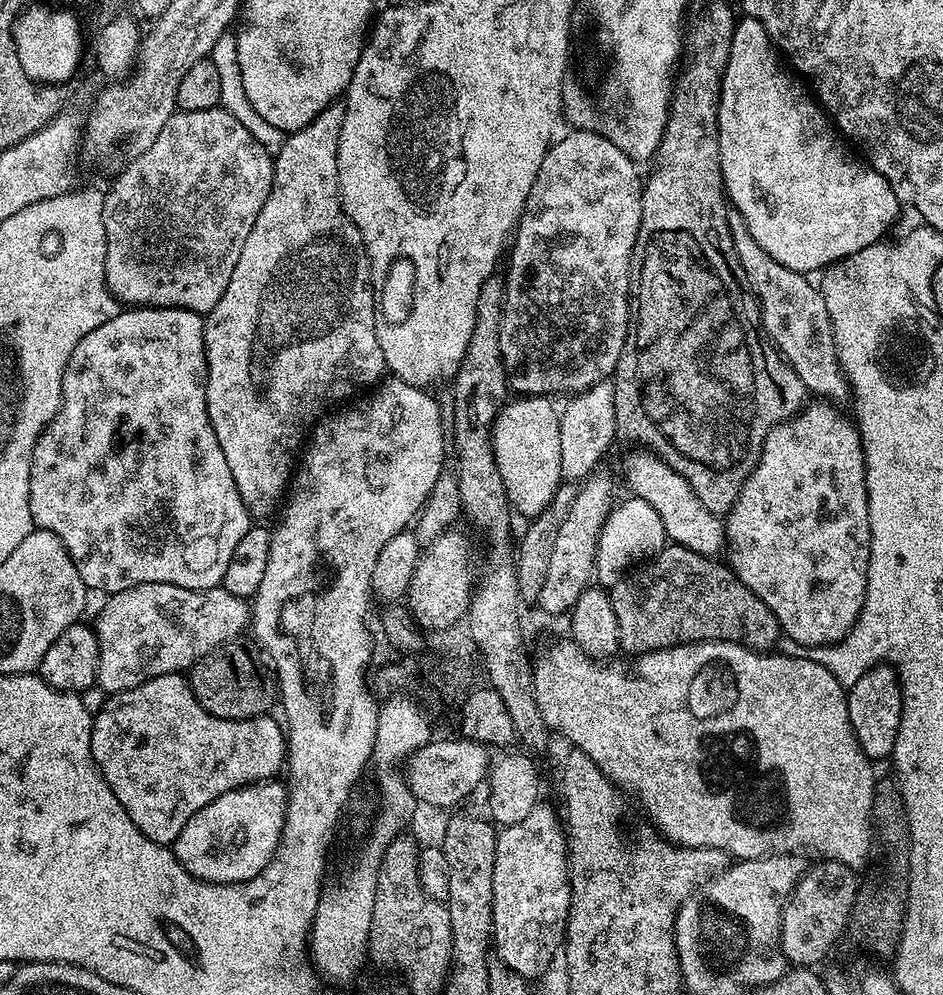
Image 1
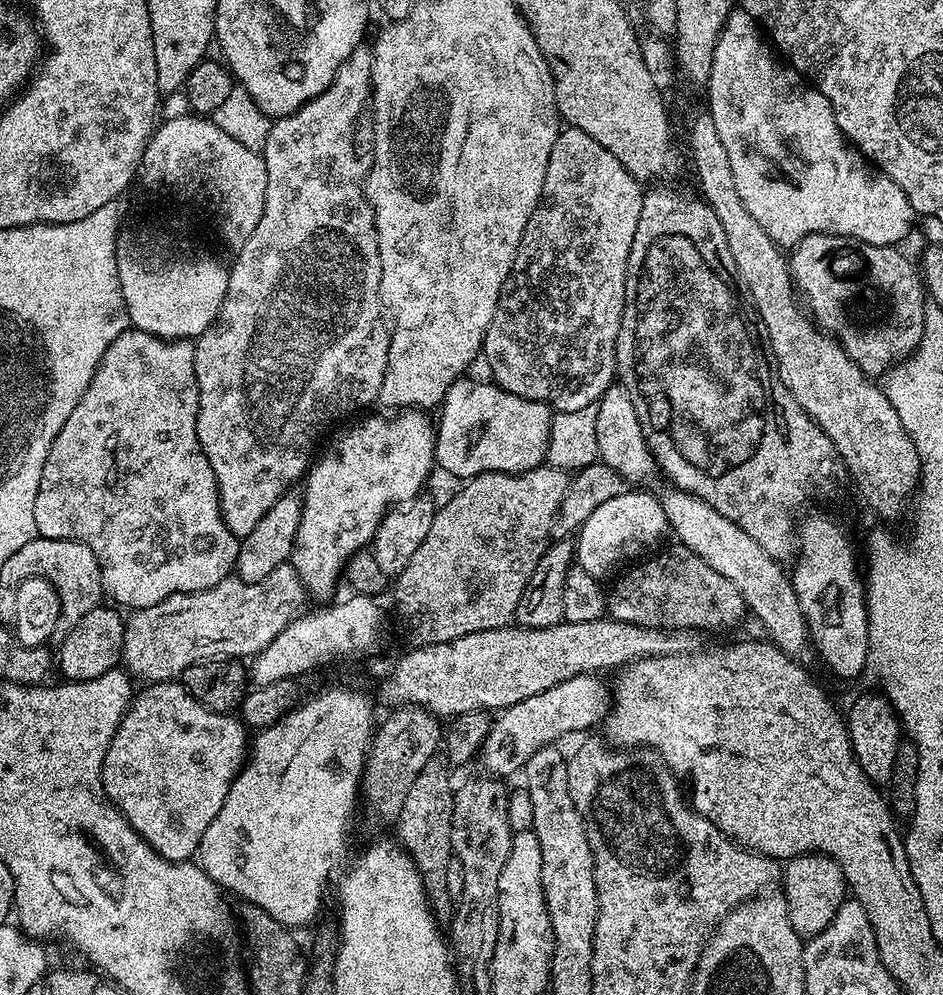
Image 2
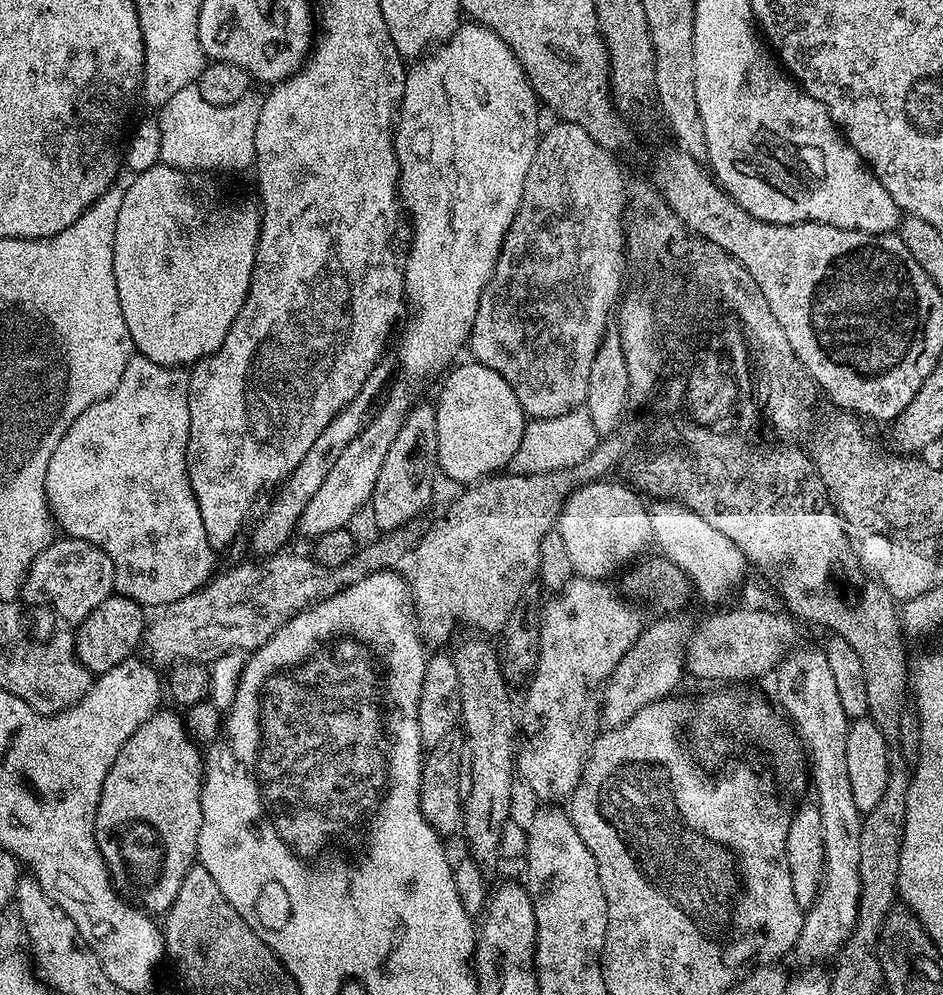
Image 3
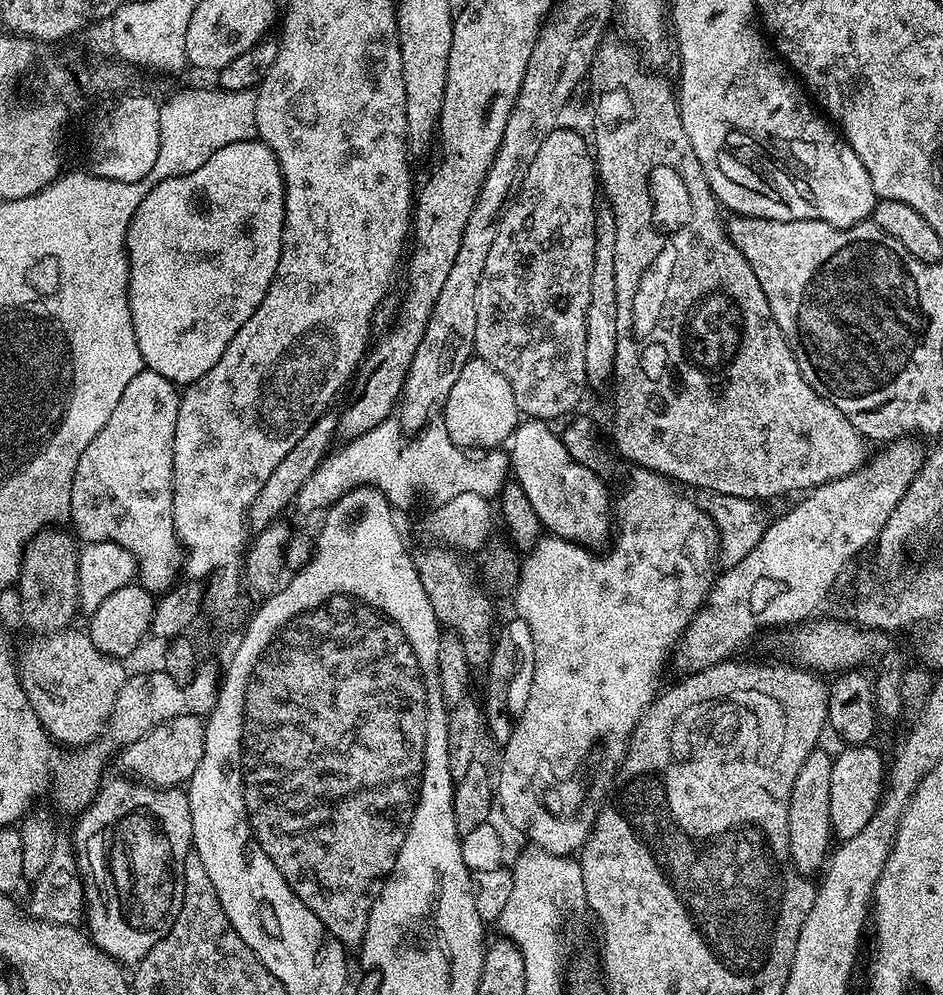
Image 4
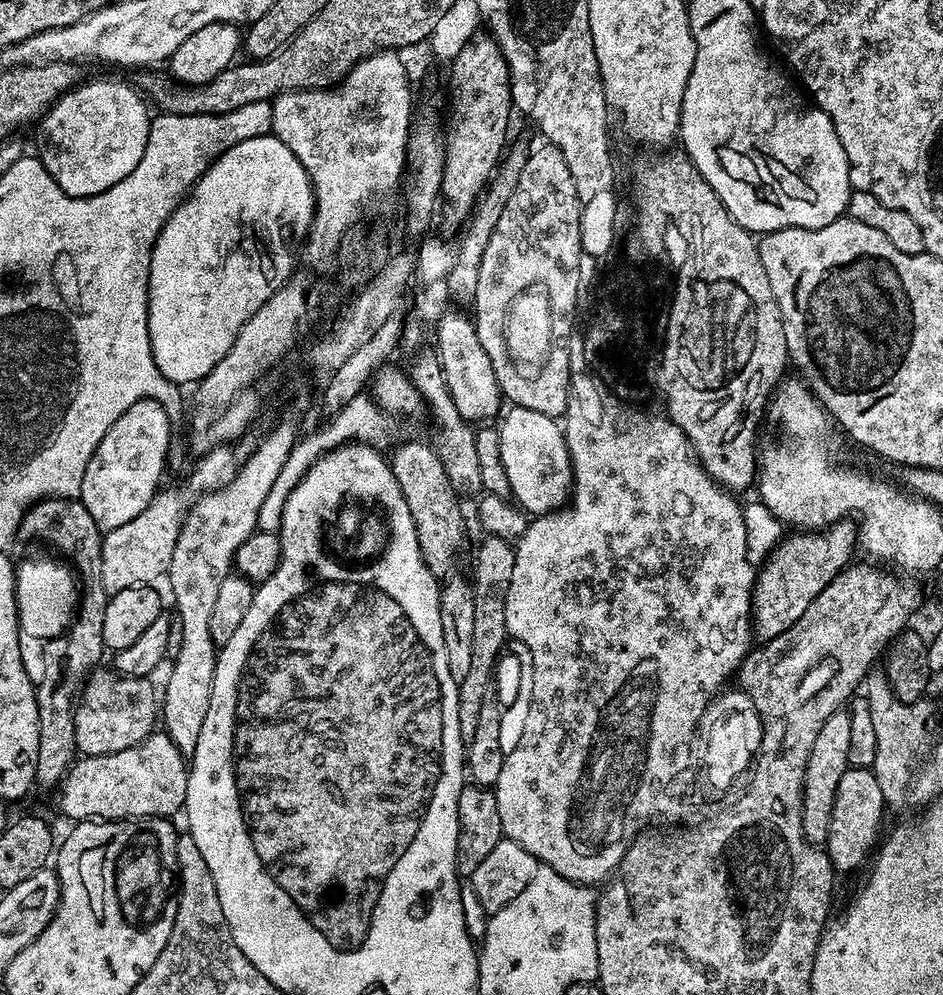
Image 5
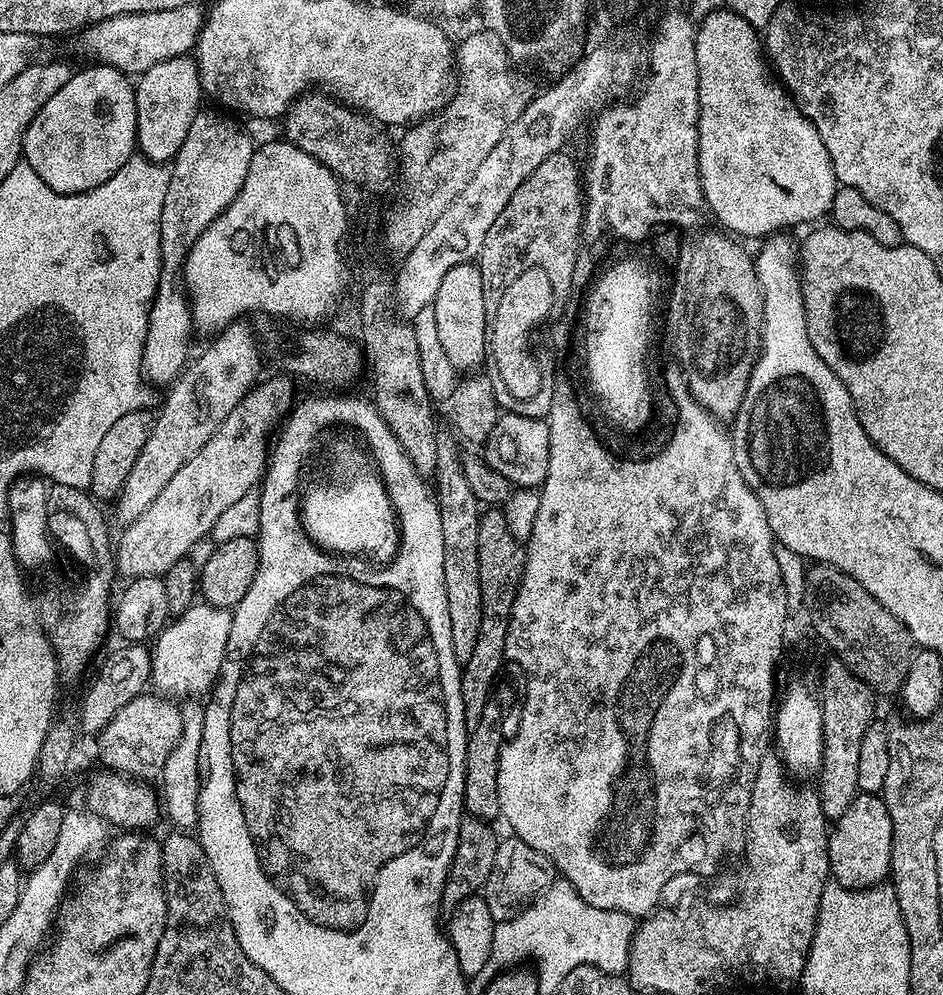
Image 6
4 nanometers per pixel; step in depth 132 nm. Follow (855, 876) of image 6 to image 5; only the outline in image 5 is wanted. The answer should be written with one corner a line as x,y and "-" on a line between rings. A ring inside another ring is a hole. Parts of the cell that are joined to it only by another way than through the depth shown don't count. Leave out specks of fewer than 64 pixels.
850,766
838,781
838,794
834,798
834,814
826,845
828,857
837,873
850,872
864,859
865,861
869,859
870,853
878,844
876,835
880,832
884,811
886,805
882,798
882,789
878,786
878,778
874,778
872,769
-
868,851
870,851
869,856

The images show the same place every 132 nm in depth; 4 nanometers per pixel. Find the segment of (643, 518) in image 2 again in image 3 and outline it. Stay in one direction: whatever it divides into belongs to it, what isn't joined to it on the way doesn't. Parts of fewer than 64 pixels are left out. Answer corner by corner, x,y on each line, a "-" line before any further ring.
608,483
582,485
569,494
560,512
558,531
566,545
566,554
570,554
570,566
577,577
586,580
612,578
608,576
631,565
637,559
635,556
652,540
649,505
644,505
631,487

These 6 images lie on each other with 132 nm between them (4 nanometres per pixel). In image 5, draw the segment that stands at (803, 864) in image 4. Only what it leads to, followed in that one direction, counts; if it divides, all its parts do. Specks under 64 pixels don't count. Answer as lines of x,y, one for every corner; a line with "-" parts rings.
841,710
830,714
826,722
822,722
822,730
818,730
818,738
814,738
814,747
810,750
810,758
806,762
806,774
802,786
802,830
809,844
824,846
828,843
830,822
834,814
834,798
838,794
838,781
850,767
850,714

